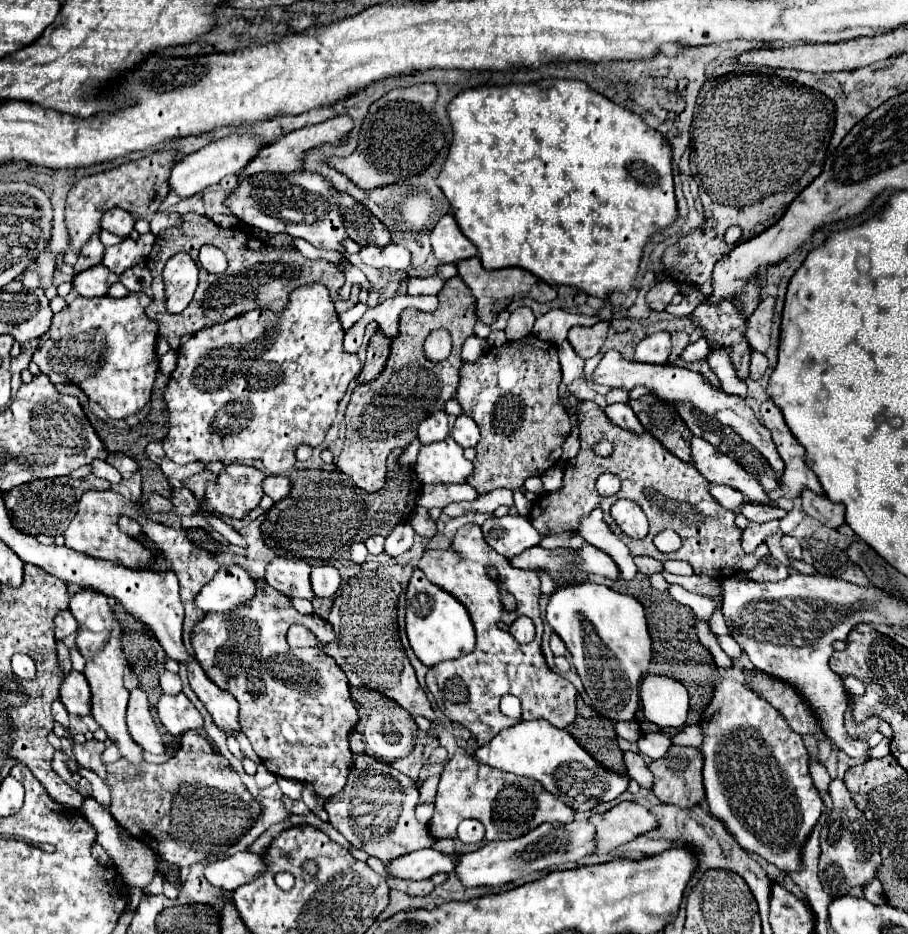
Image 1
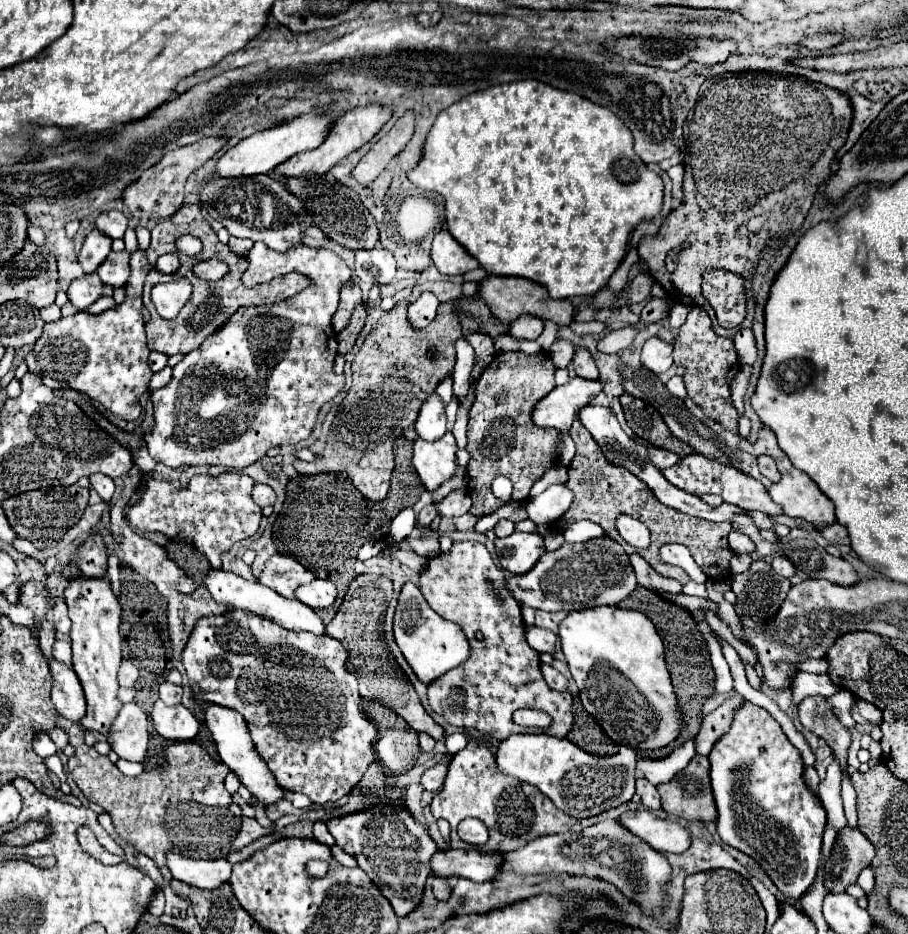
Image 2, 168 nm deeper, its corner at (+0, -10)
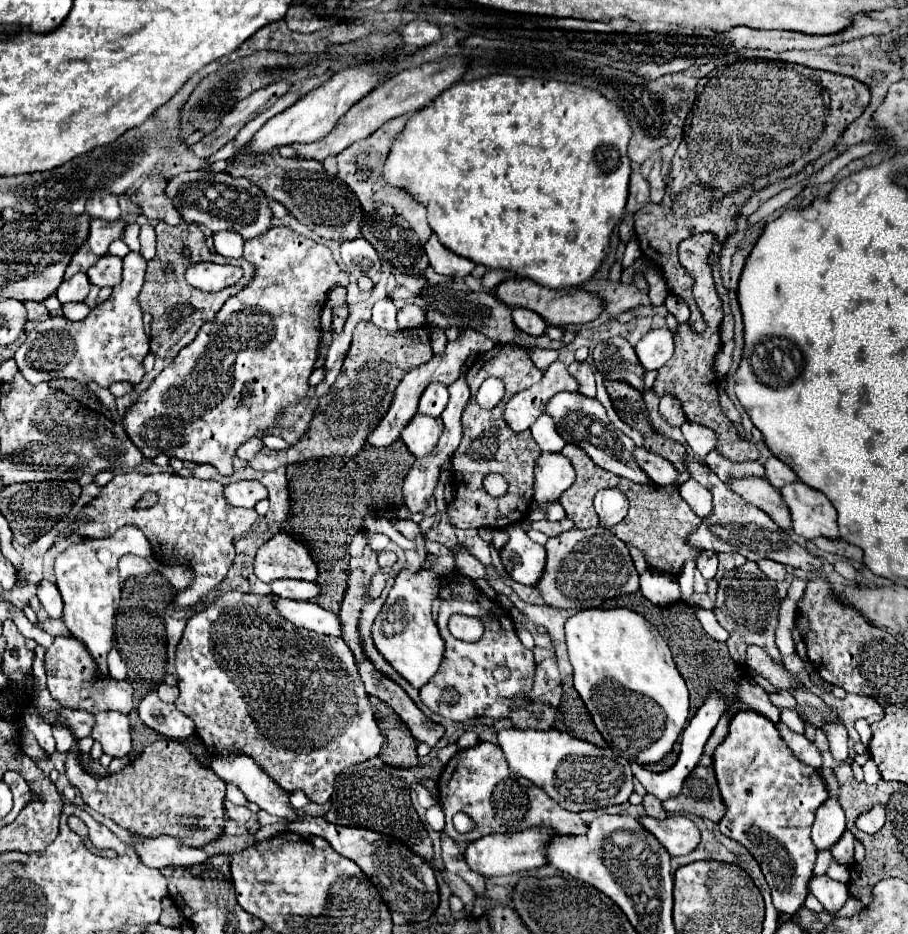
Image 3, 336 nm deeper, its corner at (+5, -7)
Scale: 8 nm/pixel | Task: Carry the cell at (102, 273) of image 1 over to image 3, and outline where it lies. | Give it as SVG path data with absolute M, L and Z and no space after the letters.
M77 273L77 275L73 275L71 279L65 279L59 285L55 295L61 301L61 305L65 305L65 303L79 303L79 301L85 301L85 297L89 295L89 289L91 289L89 277L85 273Z

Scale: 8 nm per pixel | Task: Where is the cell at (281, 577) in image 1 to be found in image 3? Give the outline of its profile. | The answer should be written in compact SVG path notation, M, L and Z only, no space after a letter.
M277 531L267 543L263 543L255 555L255 575L263 583L275 579L303 579L315 581L319 569L309 553L309 547L297 537L285 531Z

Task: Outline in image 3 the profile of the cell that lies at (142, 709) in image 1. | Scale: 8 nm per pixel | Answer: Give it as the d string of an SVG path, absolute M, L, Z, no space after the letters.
M103 711L95 715L91 737L101 743L103 753L111 757L125 757L131 751L131 727L127 715L117 711Z

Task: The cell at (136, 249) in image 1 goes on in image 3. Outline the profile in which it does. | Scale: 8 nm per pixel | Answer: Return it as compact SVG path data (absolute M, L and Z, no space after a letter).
M103 255L89 271L87 277L97 287L115 287L121 283L123 261L113 255Z

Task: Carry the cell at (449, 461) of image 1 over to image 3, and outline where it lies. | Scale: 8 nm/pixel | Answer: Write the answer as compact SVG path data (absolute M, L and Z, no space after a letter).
M415 413L415 417L401 431L401 439L415 457L425 457L435 447L441 431L443 431L441 417L429 417L429 415Z

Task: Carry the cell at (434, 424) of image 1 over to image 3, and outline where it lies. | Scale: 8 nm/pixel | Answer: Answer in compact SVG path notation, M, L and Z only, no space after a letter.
M429 383L427 389L421 395L419 401L419 411L423 415L431 415L431 417L439 417L445 409L445 403L449 401L449 393L447 387L443 383Z

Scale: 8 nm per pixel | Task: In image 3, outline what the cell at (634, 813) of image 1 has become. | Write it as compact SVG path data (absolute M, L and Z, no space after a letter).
M645 815L645 817L639 817L639 821L647 831L651 831L657 837L657 841L663 843L663 847L673 857L689 855L691 851L697 849L701 841L701 831L697 829L697 825L691 819L681 817L681 815L667 817L663 821L649 819Z

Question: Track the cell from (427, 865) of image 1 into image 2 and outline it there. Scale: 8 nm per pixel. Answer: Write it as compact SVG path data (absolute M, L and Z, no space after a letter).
M444 850L436 852L430 860L434 878L468 878L474 882L486 882L494 878L502 852L482 854L478 850Z

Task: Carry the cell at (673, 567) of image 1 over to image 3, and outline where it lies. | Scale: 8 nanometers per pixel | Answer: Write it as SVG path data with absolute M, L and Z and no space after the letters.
M703 551L697 557L697 569L703 573L705 579L713 579L717 573L717 557L711 551Z

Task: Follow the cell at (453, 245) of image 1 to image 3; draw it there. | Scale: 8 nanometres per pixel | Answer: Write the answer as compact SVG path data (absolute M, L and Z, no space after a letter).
M435 235L429 237L429 241L425 243L425 251L427 257L431 261L431 267L441 273L441 275L451 275L451 277L465 277L473 271L475 263L471 259L459 257L453 251L449 251L447 247L443 247Z

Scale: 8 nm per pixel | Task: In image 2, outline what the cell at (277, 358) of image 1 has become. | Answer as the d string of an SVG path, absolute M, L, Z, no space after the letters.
M256 242L252 246L252 250L248 252L248 262L248 269L242 276L246 287L268 282L274 276L282 276L286 272L306 274L308 278L312 278L312 286L286 302L262 308L248 306L238 310L234 318L230 318L230 322L222 326L222 330L214 332L202 342L200 348L186 354L174 366L172 380L164 388L152 392L156 424L152 428L152 434L146 436L146 446L156 462L162 462L170 468L180 468L184 464L216 464L244 470L246 466L264 458L266 452L274 446L298 444L306 440L316 426L320 408L344 390L344 374L334 372L338 340L332 328L332 316L338 308L340 288L352 280L350 268L332 250L298 246L298 250L288 250L282 254L270 250L262 242Z

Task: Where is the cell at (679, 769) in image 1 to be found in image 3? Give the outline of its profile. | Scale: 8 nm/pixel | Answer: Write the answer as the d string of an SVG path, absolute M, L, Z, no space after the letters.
M703 755L701 763L697 765L697 771L693 771L693 775L685 779L681 795L663 801L663 807L669 815L697 815L719 823L727 809L715 779L713 757Z

